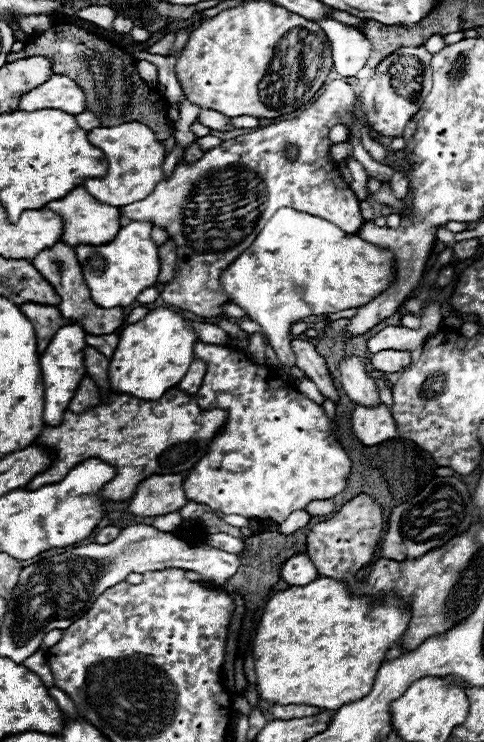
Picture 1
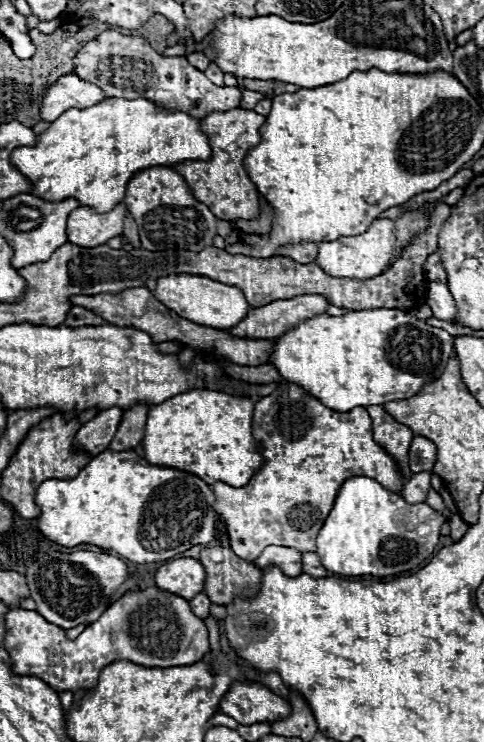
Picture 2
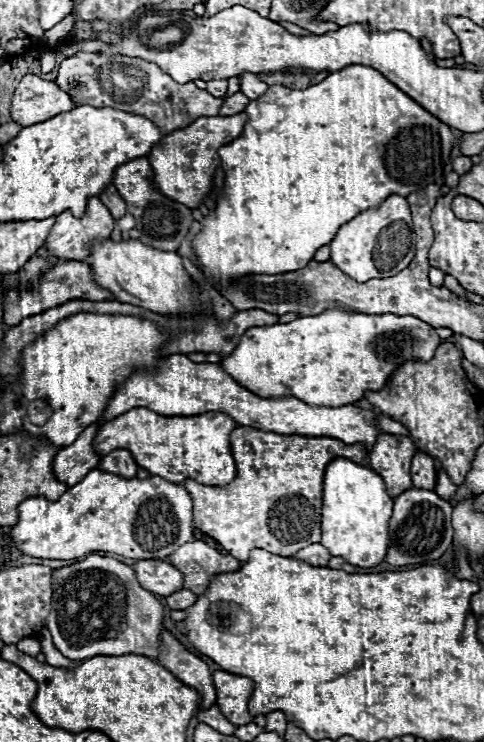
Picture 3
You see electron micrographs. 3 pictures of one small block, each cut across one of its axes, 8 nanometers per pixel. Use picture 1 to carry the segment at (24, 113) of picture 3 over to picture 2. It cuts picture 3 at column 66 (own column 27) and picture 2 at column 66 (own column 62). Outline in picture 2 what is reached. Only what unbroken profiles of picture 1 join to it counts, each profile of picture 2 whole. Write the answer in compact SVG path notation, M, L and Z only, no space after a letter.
M68 74L58 78L58 82L46 90L42 102L42 120L54 122L58 114L64 114L70 108L84 110L86 106L94 106L102 100L106 100L106 94L98 86L80 80L76 74Z

